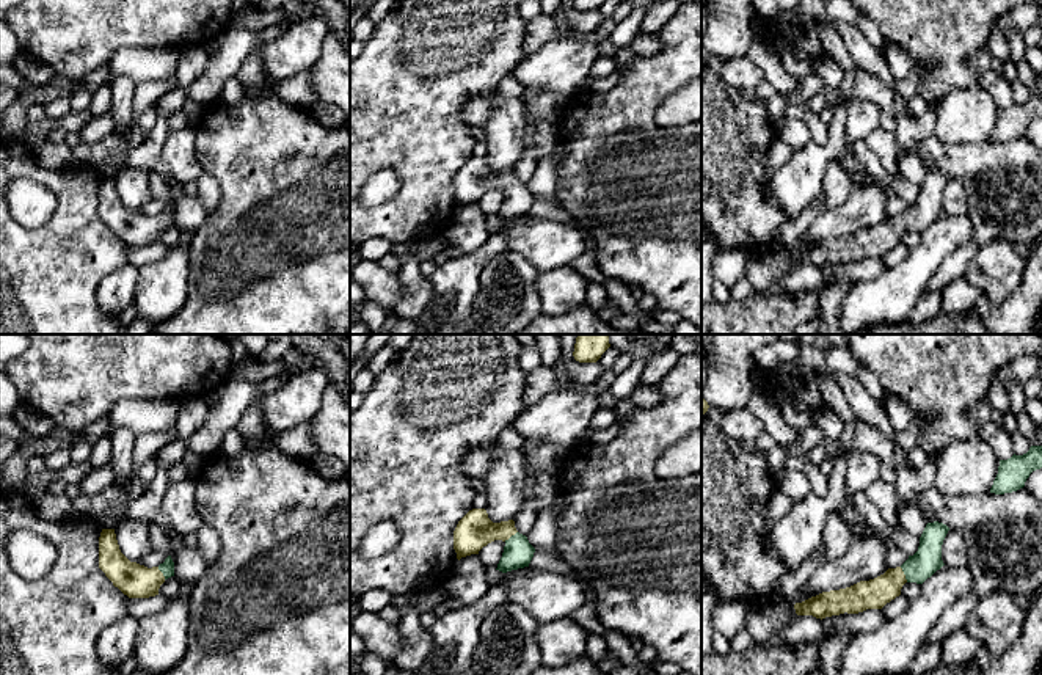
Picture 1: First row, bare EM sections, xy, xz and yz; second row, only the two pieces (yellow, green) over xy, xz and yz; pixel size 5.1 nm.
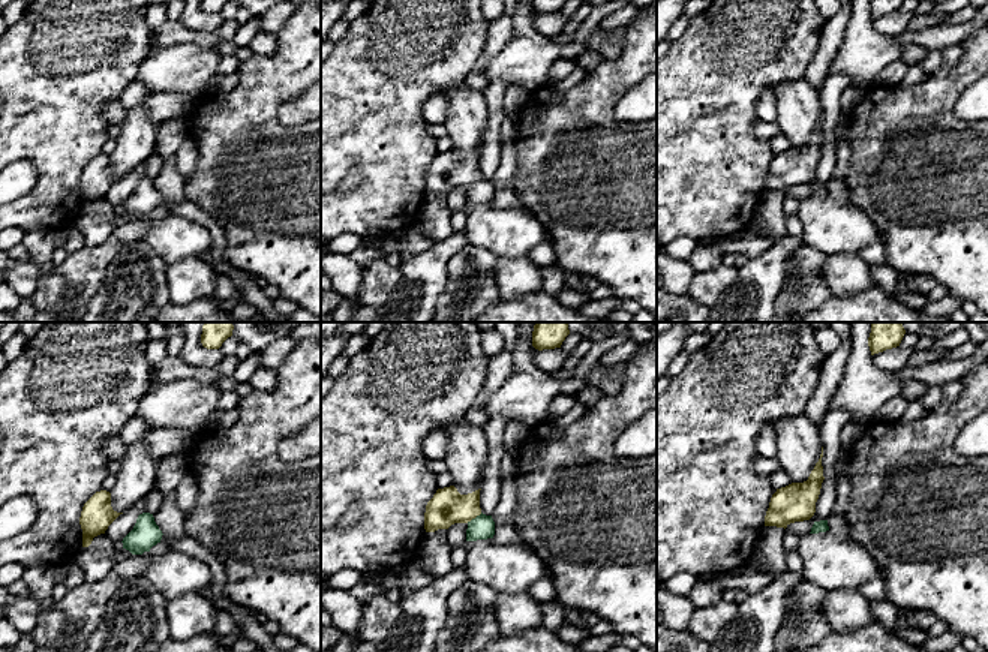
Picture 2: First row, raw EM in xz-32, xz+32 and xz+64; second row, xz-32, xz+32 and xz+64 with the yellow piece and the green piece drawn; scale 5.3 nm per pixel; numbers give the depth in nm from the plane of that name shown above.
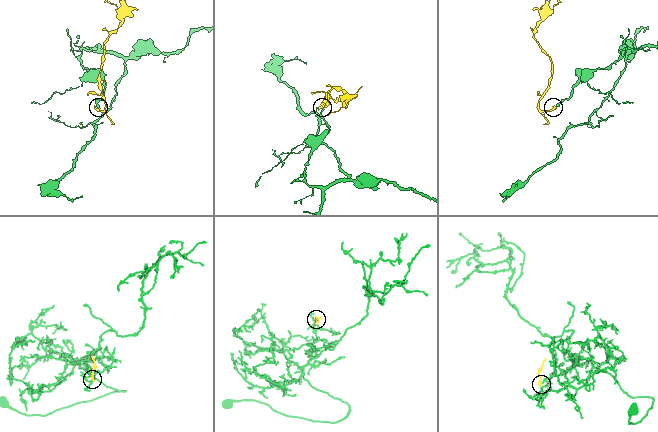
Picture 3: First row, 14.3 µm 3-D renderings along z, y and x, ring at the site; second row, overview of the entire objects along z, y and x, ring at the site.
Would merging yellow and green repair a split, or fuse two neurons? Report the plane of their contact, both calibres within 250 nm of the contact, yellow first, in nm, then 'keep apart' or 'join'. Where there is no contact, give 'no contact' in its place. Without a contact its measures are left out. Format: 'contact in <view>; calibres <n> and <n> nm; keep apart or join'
contact in yz; calibres 160 and 150 nm; join

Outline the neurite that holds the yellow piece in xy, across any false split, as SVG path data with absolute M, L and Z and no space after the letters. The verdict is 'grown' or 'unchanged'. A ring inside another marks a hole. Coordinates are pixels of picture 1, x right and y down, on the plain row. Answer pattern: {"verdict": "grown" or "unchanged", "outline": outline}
{"verdict": "grown", "outline": "M102 177L100 181L99 217L129 246L155 245L158 243L160 234L174 224L171 204L152 217L130 210L119 198L115 177Z"}

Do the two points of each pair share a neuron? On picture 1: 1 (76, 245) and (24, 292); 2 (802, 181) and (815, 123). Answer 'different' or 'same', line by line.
1: same
2: different

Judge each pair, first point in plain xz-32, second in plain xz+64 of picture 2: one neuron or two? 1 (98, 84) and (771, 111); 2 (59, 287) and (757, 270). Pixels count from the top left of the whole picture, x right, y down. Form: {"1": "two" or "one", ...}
{"1": "two", "2": "two"}

